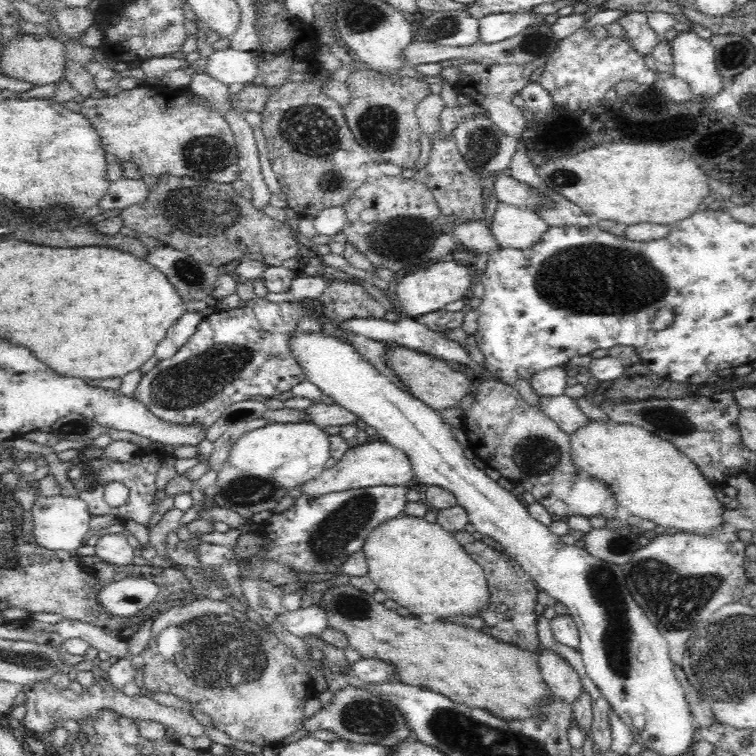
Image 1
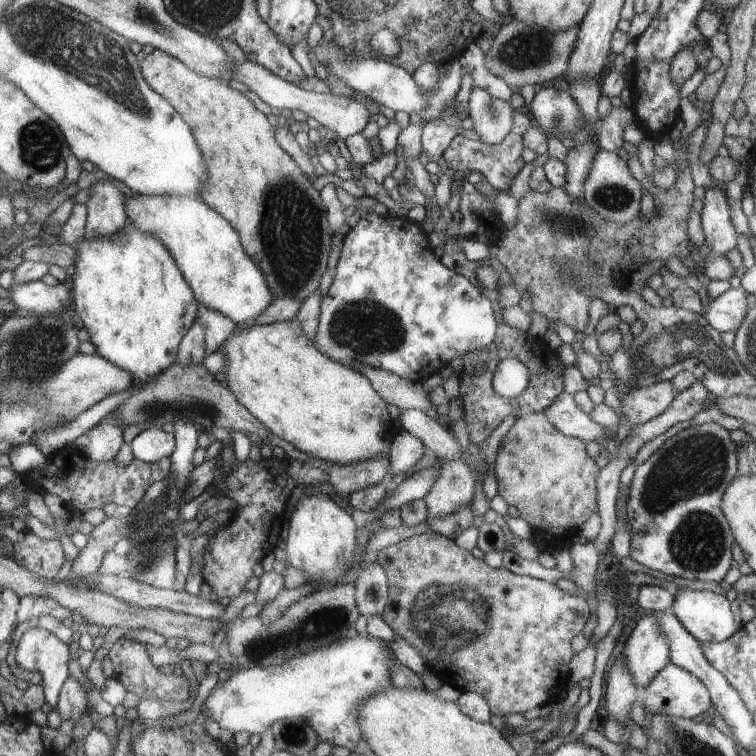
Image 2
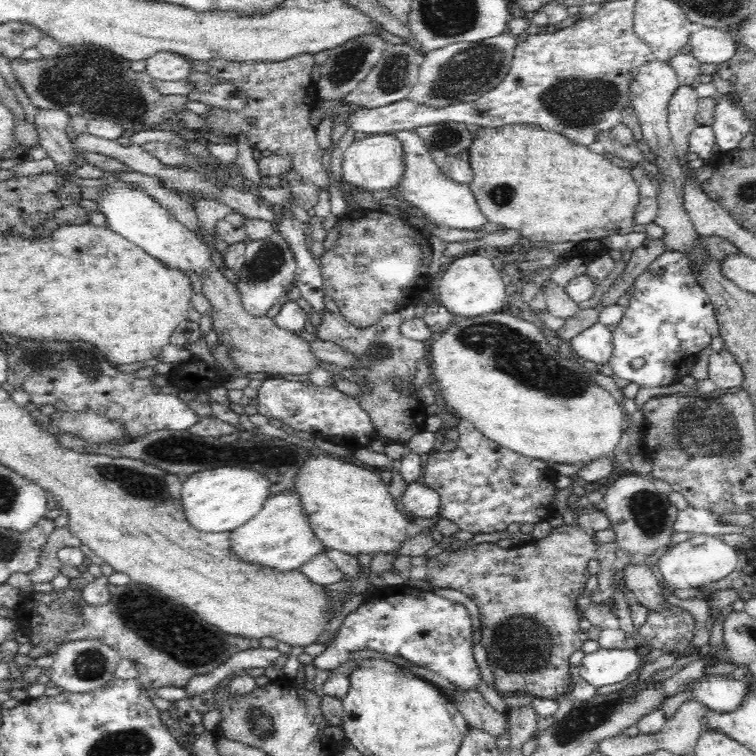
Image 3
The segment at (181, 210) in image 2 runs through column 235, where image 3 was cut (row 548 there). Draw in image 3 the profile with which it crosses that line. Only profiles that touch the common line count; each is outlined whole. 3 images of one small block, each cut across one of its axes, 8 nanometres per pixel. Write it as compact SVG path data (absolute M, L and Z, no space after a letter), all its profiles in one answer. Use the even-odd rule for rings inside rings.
M290 488L268 496L254 518L228 535L230 549L238 559L278 572L298 571L314 556L324 552L322 541L315 536L301 508L299 497Z

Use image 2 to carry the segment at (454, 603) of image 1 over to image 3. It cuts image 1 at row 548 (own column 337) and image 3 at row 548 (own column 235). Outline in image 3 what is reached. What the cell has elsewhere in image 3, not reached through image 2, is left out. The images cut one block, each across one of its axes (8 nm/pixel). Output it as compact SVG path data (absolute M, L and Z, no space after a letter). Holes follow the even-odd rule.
M316 452L308 455L298 465L290 489L299 497L301 508L305 512L315 536L322 541L324 548L340 550L340 552L356 557L368 554L374 557L383 553L396 553L402 541L416 536L424 530L419 522L409 522L400 511L398 503L388 493L388 484L375 471L356 464L345 462L341 458L327 452Z

